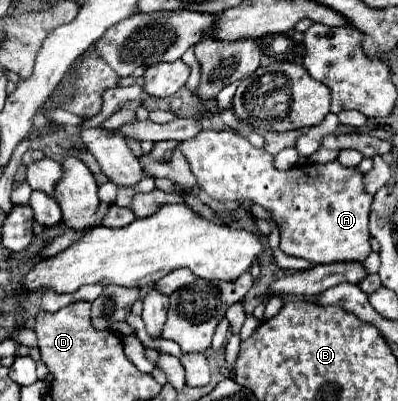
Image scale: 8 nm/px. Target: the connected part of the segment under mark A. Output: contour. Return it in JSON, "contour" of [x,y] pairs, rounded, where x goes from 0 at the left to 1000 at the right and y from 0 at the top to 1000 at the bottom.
{"contour":[[[513,324],[503,339],[452,359],[452,379],[472,394],[492,459],[523,489],[548,504],[633,499],[638,509],[668,519],[683,549],[704,569],[704,623],[729,638],[779,648],[784,658],[824,653],[910,653],[930,633],[930,579],[925,539],[935,514],[935,489],[915,469],[915,434],[899,419],[869,419],[849,399],[819,409],[769,409],[724,424],[698,424],[688,414],[688,389],[663,369],[638,369],[618,344],[593,329],[543,329]]]}

